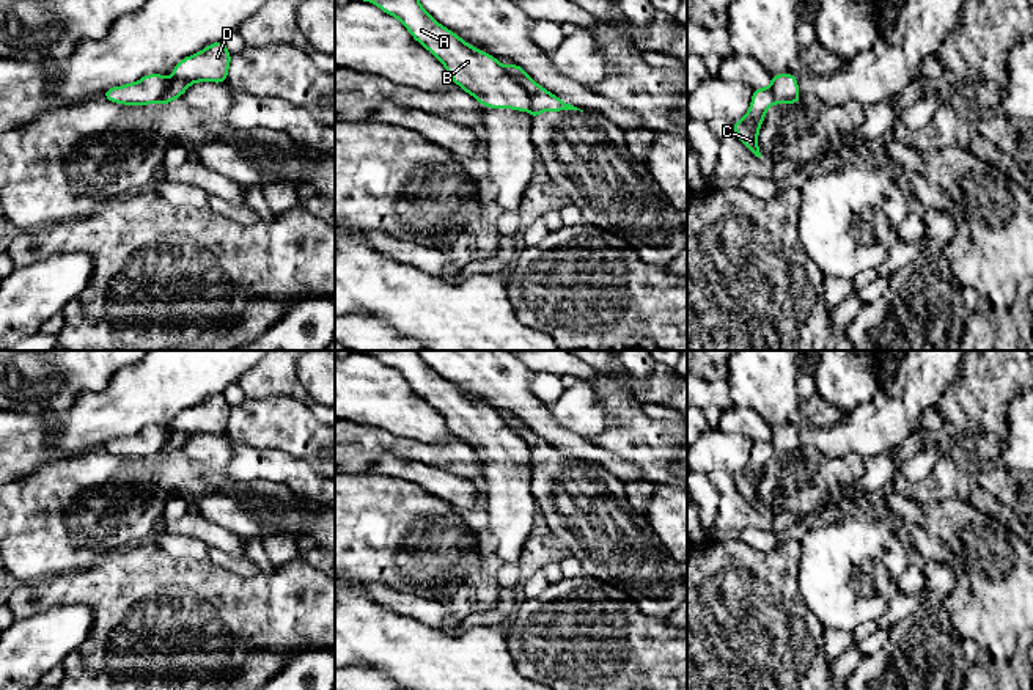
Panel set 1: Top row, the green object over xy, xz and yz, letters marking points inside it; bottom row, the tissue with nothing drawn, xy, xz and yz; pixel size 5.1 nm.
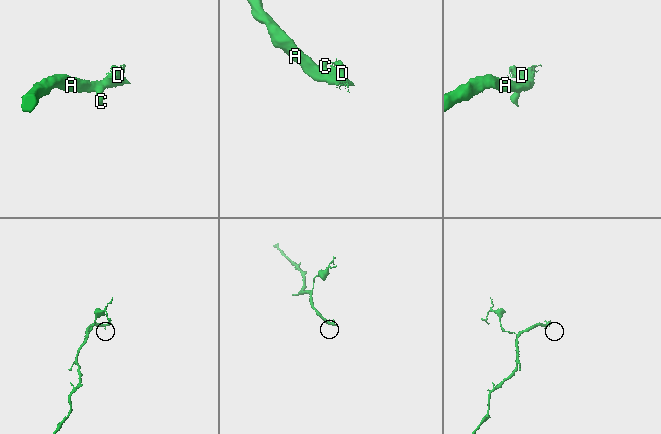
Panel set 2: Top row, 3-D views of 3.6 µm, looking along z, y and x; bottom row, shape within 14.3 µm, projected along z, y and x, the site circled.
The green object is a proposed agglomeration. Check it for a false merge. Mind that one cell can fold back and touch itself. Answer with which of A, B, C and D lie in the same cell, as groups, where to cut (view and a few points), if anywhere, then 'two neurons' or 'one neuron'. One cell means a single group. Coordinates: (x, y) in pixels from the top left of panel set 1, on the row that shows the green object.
A B / C D | xz (502, 66), (525, 91), (527, 109) | two neurons

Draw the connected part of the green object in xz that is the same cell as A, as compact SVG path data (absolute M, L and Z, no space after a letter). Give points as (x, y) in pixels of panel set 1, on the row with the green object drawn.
M363 0L399 19L412 38L428 49L448 71L451 80L489 108L528 108L527 91L503 69L502 63L469 46L440 25L418 0Z

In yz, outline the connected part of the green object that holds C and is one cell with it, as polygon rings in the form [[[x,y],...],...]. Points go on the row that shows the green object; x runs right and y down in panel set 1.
[[[756,88],[752,93],[752,105],[747,115],[733,123],[736,137],[756,156],[761,157],[758,146],[758,132],[763,126],[767,108],[777,104],[775,96],[769,88]]]

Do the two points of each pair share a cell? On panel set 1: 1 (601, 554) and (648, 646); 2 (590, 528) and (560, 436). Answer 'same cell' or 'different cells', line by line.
1: different cells
2: different cells

